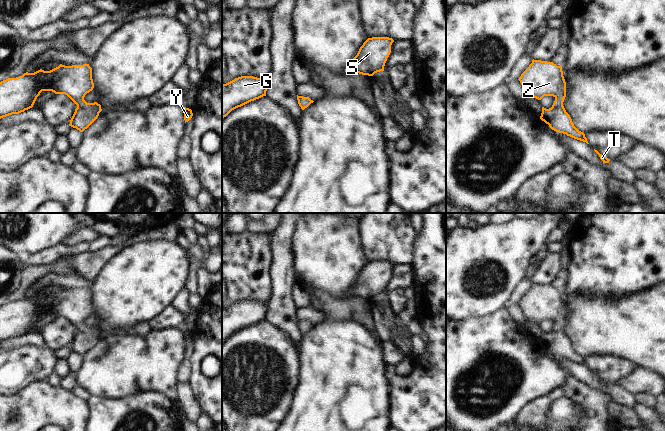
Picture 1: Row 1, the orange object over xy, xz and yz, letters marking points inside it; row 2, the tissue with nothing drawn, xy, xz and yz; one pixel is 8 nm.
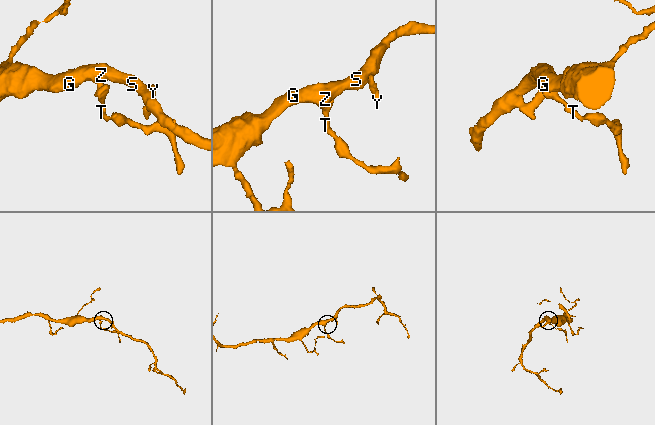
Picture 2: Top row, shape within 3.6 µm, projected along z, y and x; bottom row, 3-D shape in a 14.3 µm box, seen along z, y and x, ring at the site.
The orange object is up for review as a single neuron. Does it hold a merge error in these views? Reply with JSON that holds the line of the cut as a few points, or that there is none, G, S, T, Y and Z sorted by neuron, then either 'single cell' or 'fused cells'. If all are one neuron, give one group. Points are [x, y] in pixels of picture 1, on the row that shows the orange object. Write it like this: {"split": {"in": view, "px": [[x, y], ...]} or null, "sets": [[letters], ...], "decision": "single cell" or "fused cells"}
{"split": null, "sets": [["G", "S", "T", "Y", "Z"]], "decision": "single cell"}

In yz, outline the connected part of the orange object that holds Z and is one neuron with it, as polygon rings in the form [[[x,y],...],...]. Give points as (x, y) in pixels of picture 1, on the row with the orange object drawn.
[[[533,59],[518,80],[530,97],[538,100],[541,100],[544,96],[553,96],[555,98],[551,108],[542,107],[540,116],[542,121],[556,132],[589,144],[585,134],[574,126],[570,115],[563,106],[566,97],[566,82],[562,66],[557,66],[553,62]]]

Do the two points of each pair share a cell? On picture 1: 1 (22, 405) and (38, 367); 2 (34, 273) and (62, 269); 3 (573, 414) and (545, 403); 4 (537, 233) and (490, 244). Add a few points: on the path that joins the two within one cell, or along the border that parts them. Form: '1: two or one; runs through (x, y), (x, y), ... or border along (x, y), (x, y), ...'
1: two; border along (46, 378), (40, 381), (33, 381), (12, 395)
2: one; runs through (41, 271), (46, 268), (55, 268)
3: two; border along (554, 400), (548, 420)
4: one; runs through (525, 238), (515, 244), (502, 244)

